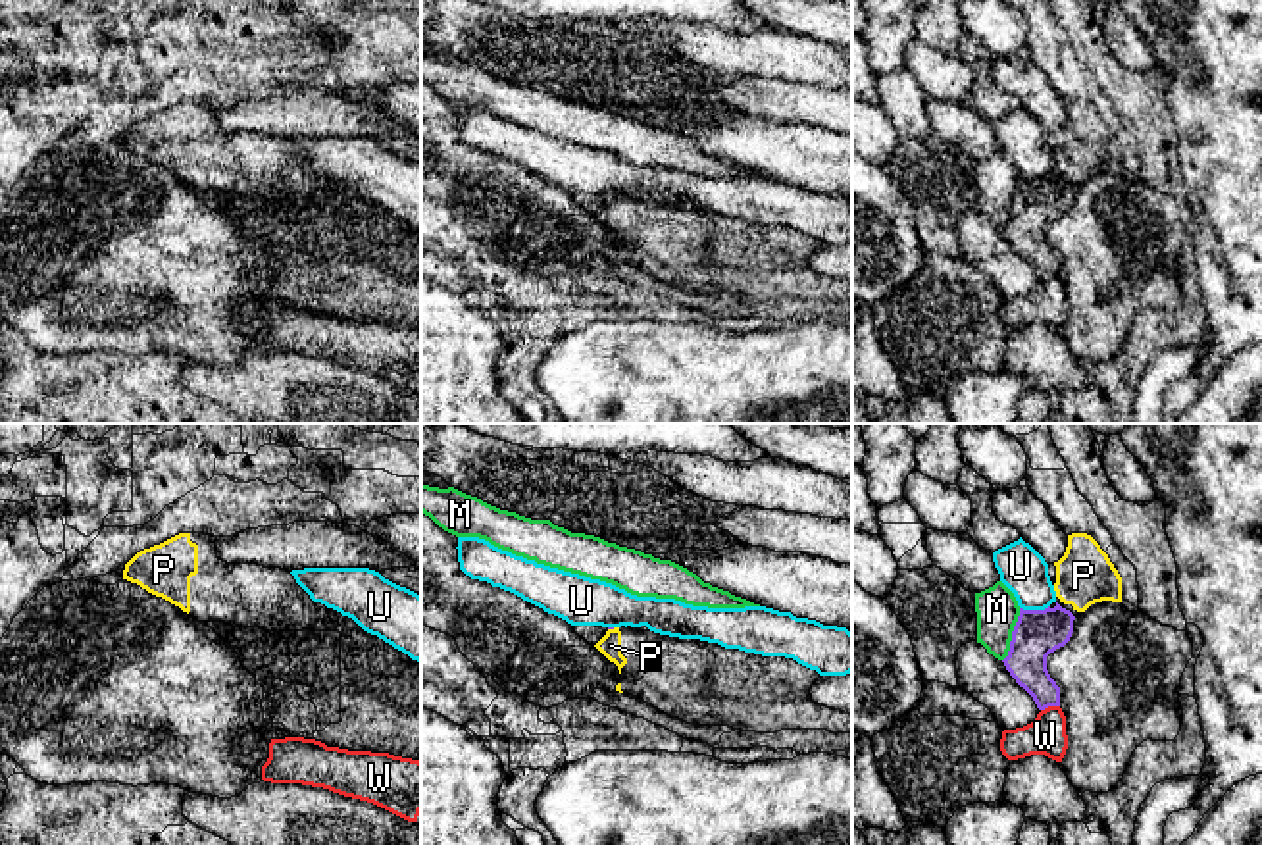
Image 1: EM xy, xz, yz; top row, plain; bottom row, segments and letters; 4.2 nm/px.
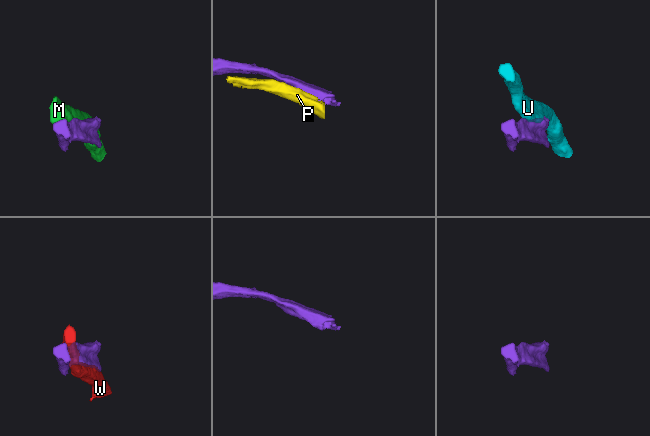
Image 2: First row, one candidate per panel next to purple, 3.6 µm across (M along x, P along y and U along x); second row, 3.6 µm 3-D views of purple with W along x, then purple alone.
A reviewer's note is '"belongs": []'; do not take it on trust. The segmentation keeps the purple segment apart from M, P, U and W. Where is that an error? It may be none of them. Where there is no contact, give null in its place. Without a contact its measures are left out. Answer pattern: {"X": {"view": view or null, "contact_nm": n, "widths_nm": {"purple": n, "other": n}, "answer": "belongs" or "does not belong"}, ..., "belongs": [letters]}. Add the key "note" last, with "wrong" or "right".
{"M": {"view": "yz", "contact_nm": 240, "widths_nm": {"purple": 200, "other": 180}, "answer": "does not belong"}, "P": {"view": "xz", "contact_nm": 30, "widths_nm": {"purple": 20, "other": 100}, "answer": "does not belong"}, "U": {"view": "yz", "contact_nm": 130, "widths_nm": {"purple": 200, "other": 190}, "answer": "does not belong"}, "W": {"view": "yz", "contact_nm": 80, "widths_nm": {"purple": 170, "other": 160}, "answer": "does not belong"}, "belongs": [], "note": "right"}

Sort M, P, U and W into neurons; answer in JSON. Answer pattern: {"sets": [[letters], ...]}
{"sets": [["M"], ["P"], ["U"], ["W"]]}

